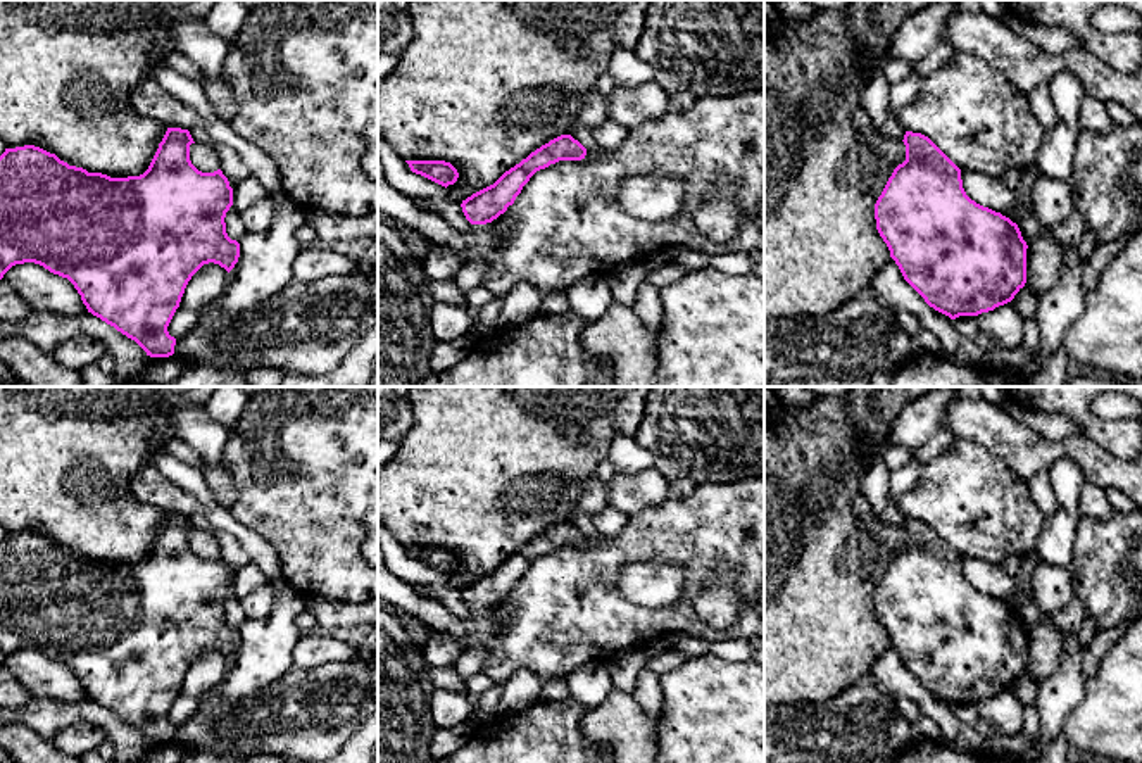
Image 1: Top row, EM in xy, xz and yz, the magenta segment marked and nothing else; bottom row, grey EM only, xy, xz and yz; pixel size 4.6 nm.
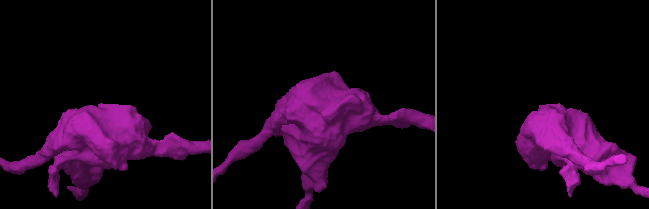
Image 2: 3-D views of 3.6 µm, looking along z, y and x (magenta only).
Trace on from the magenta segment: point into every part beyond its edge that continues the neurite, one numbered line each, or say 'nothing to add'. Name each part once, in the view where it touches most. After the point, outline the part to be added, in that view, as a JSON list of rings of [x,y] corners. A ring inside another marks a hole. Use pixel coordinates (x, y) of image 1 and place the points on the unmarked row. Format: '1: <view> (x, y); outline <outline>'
nothing to add

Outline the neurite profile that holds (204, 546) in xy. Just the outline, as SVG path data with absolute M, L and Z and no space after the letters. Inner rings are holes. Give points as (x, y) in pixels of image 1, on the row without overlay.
M190 532L190 547L202 559L214 559L219 556L217 542L204 532Z

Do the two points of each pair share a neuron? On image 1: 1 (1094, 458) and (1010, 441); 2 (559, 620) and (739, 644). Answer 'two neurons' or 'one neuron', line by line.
1: one neuron
2: two neurons

